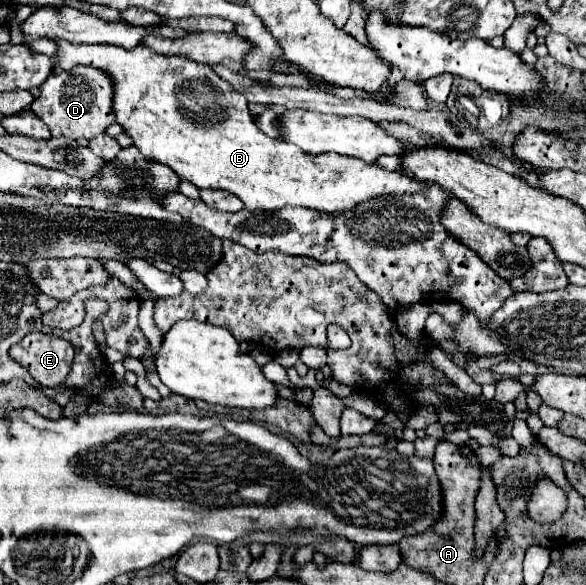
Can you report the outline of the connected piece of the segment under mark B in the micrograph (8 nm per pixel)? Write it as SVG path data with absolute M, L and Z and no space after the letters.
M52 38L58 46L54 54L54 64L62 70L72 70L74 66L94 66L110 74L114 82L114 116L124 132L132 138L134 146L146 156L160 164L170 166L180 178L190 180L196 188L216 188L236 194L246 210L280 210L284 206L302 206L326 214L344 212L368 198L386 194L414 194L426 184L406 178L402 172L388 172L376 164L366 164L358 158L338 156L334 152L326 154L306 154L298 146L266 136L254 124L248 112L248 100L244 94L236 92L220 76L216 76L210 66L198 64L182 56L162 56L146 46L134 50L122 50L120 46L106 44L72 44L62 38Z

